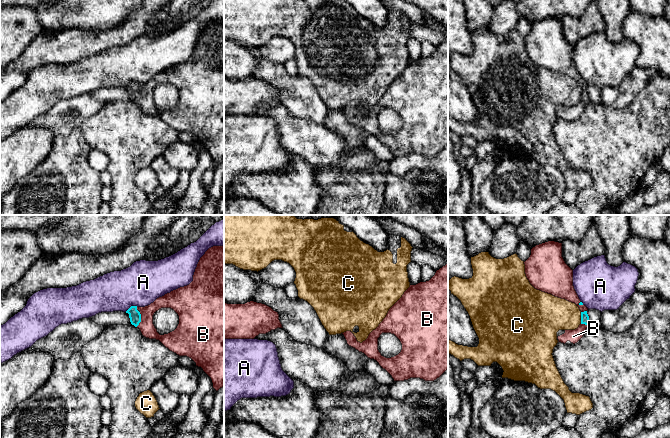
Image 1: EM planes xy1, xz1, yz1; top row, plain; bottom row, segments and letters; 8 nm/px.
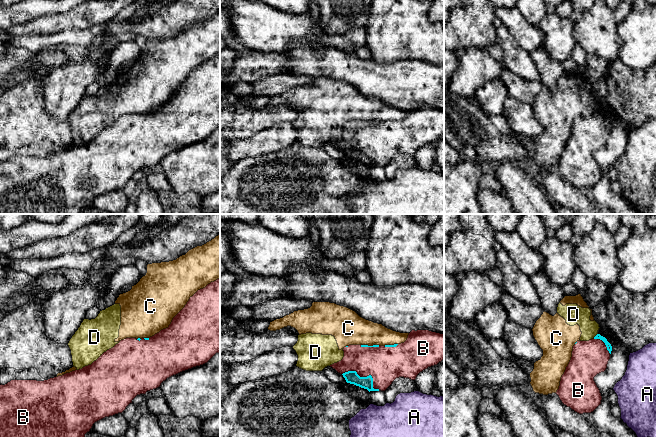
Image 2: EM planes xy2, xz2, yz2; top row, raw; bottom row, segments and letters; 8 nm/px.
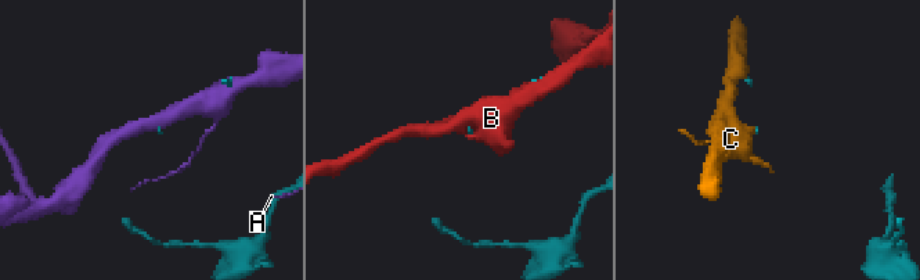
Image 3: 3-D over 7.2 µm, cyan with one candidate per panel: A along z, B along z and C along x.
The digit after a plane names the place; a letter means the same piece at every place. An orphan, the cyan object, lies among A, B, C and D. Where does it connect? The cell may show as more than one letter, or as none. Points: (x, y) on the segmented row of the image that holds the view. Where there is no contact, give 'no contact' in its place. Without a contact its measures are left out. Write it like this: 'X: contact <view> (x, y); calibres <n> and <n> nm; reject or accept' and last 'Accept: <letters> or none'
A: contact xy1 (131, 306); calibres 100 and 340 nm; reject
B: contact xz2 (365, 377); calibres 100 and 280 nm; accept
C: contact yz1 (581, 318); calibres 60 and 280 nm; reject
D: contact yz2 (596, 335); calibres 50 and 160 nm; reject
Accept: B

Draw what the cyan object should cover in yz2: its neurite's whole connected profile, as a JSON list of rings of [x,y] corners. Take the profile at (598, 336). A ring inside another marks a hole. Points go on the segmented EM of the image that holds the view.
[[[600,334],[589,341],[577,341],[556,392],[564,405],[583,414],[593,412],[601,404],[594,377],[606,370],[611,351],[611,344]]]

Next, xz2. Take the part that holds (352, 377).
[[[412,330],[407,340],[394,345],[349,345],[344,347],[341,361],[330,365],[342,374],[347,383],[370,391],[385,391],[399,377],[415,380],[428,367],[437,365],[444,359],[444,334],[429,330]]]

